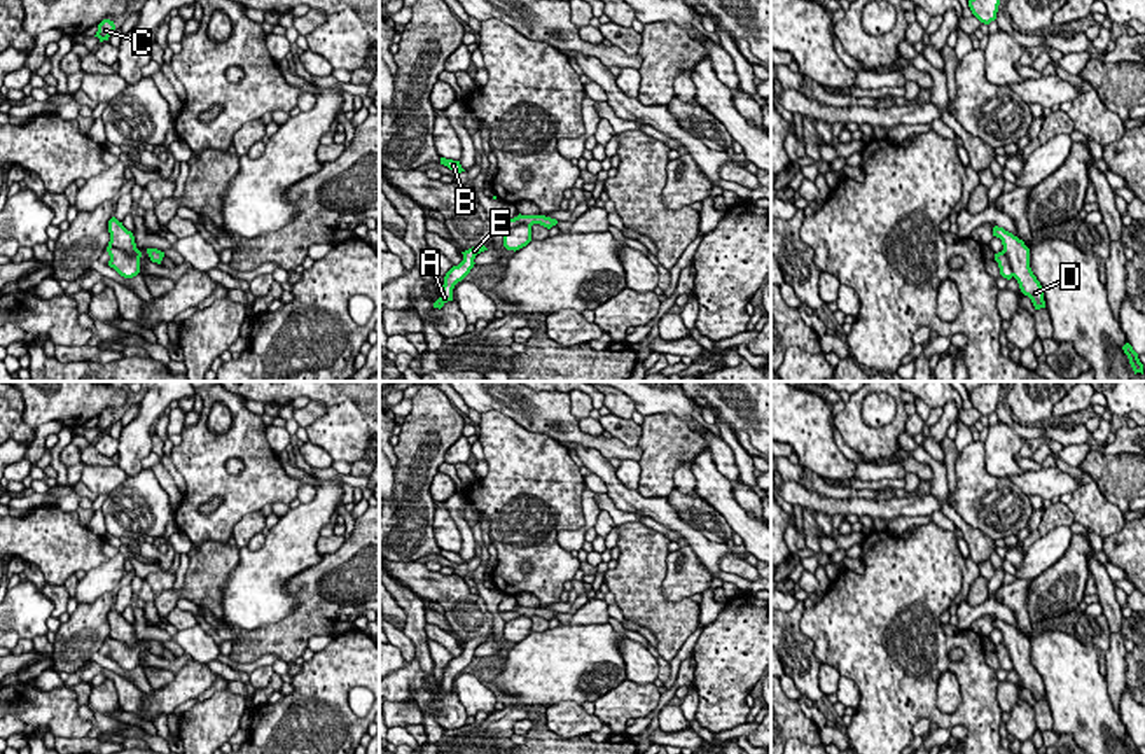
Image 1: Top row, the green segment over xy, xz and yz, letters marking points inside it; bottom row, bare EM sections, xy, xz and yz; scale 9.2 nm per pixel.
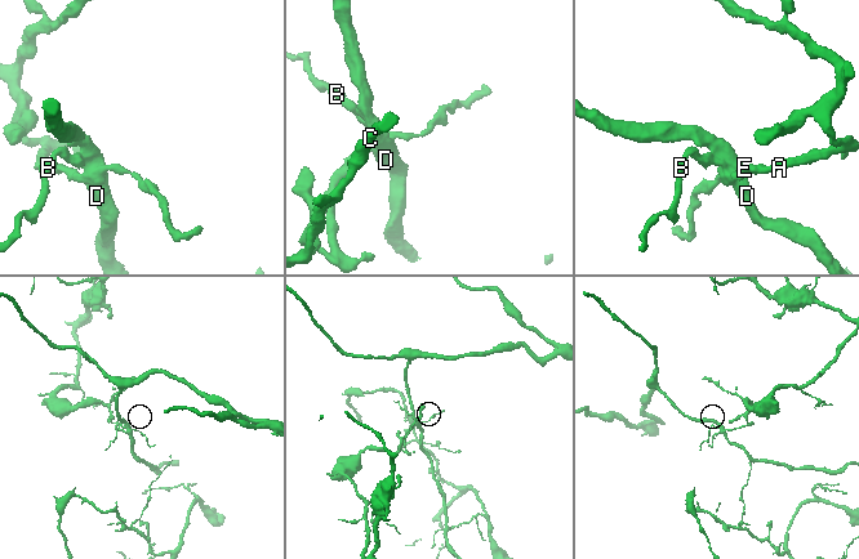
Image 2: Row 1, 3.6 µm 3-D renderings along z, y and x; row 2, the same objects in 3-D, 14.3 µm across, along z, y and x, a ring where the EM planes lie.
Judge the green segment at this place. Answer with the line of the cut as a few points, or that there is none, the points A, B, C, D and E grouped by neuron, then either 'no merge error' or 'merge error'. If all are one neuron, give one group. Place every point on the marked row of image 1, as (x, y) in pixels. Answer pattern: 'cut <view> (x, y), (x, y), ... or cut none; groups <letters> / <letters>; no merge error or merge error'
cut none; groups A B C D E; no merge error

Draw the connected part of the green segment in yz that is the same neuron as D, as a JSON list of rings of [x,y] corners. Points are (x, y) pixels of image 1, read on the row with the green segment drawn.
[[[995,226],[993,236],[1000,238],[1003,245],[1003,250],[995,254],[1000,275],[1007,280],[1014,276],[1021,292],[1031,299],[1035,310],[1045,308],[1044,289],[1030,268],[1030,248],[1003,227]]]

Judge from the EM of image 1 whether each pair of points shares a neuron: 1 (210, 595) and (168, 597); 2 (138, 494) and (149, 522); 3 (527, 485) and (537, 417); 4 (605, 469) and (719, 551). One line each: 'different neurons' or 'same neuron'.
1: same neuron
2: same neuron
3: different neurons
4: same neuron

